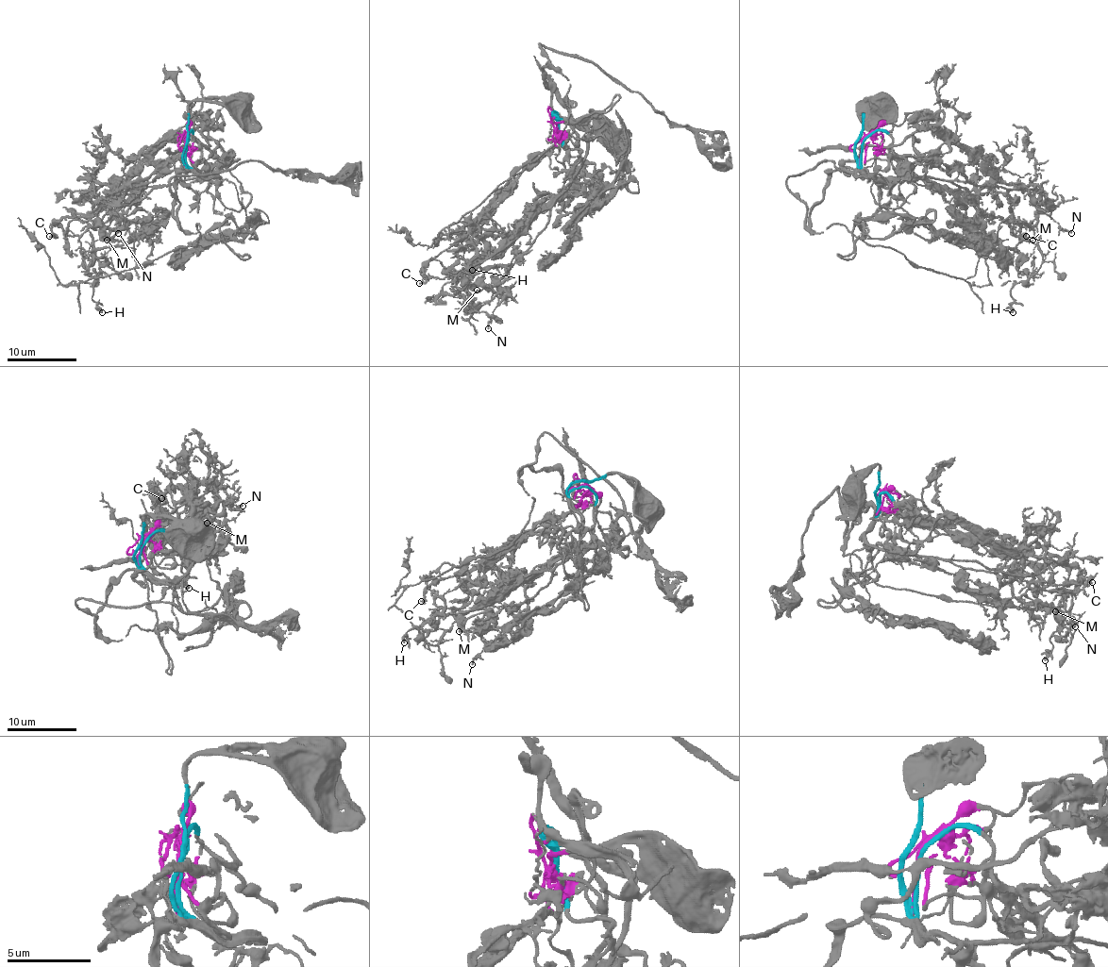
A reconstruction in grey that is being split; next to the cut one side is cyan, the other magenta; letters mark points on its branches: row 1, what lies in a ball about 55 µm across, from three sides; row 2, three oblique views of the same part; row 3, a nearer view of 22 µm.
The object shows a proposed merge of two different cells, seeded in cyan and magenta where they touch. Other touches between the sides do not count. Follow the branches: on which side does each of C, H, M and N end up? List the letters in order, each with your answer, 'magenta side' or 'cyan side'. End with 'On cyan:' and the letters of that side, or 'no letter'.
C: magenta side
H: magenta side
M: cyan side
N: cyan side
On cyan: M, N

